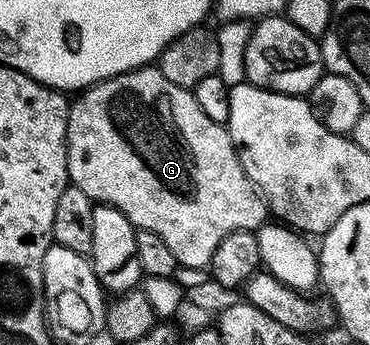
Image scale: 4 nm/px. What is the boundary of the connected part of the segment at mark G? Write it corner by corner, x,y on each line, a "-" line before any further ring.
155,66
132,68
118,76
112,76
106,80
98,80
90,84
80,93
78,100
74,99
69,106
69,125
67,126
67,162
69,163
69,178
72,187
83,190
87,198
91,198
97,204
110,204
112,208
118,208
133,223
134,228
151,230
151,234
159,234
163,243
175,254
178,265
183,268
208,269
213,262
215,250
219,250
219,242
227,238
232,232
253,232
266,223
267,205
256,186
247,178
243,166
237,157
235,146
231,142
231,134
228,127
219,122
211,122
203,110
199,110
199,102
195,102
192,91
183,86
175,86
175,82
163,78
163,74

